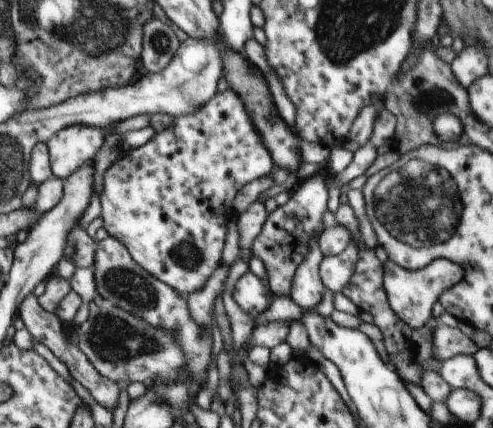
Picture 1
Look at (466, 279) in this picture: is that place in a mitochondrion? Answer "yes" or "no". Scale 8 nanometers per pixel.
no

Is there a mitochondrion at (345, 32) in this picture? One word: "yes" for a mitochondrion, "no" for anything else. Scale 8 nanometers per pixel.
yes

